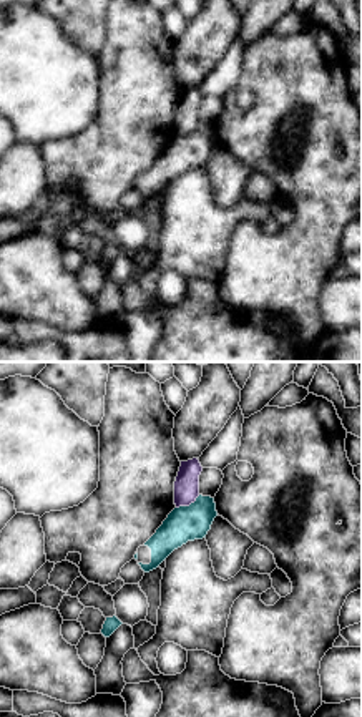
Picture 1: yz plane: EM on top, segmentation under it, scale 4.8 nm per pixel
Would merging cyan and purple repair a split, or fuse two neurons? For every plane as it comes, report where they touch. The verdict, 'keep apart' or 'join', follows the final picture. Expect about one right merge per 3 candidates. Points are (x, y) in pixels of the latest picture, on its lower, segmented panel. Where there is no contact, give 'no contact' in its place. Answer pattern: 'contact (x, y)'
contact (190, 505)

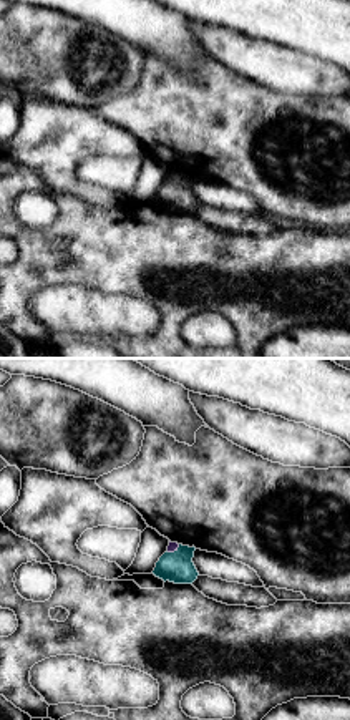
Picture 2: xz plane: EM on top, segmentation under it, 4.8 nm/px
contact (174, 551)

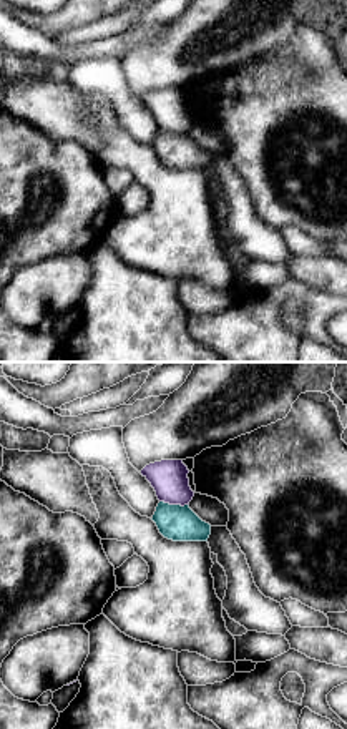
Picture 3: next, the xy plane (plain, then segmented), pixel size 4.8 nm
contact (175, 505)

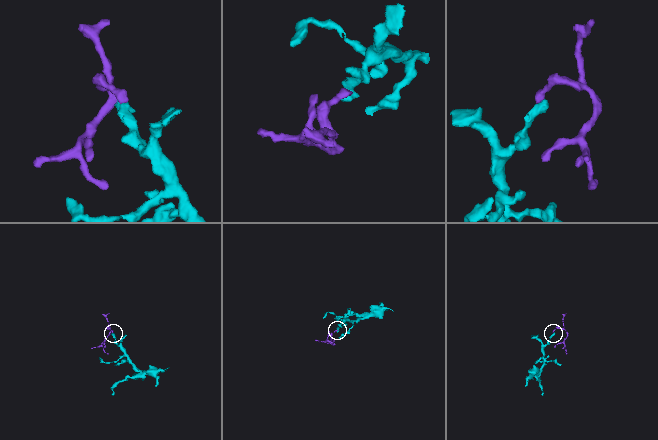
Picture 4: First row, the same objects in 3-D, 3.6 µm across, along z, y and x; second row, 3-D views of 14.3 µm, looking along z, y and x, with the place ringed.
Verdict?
keep apart

